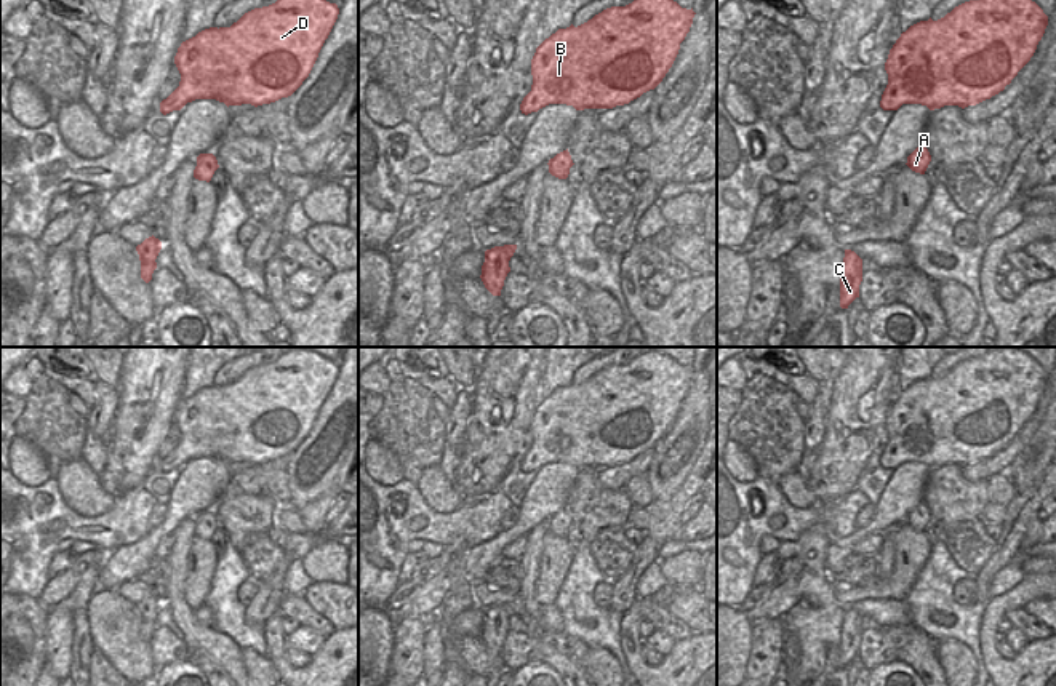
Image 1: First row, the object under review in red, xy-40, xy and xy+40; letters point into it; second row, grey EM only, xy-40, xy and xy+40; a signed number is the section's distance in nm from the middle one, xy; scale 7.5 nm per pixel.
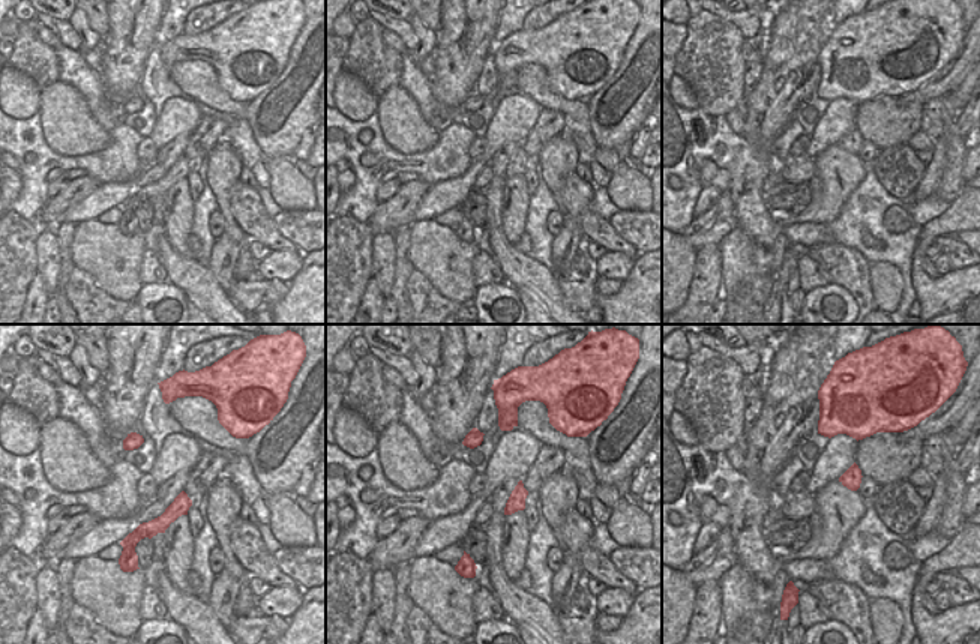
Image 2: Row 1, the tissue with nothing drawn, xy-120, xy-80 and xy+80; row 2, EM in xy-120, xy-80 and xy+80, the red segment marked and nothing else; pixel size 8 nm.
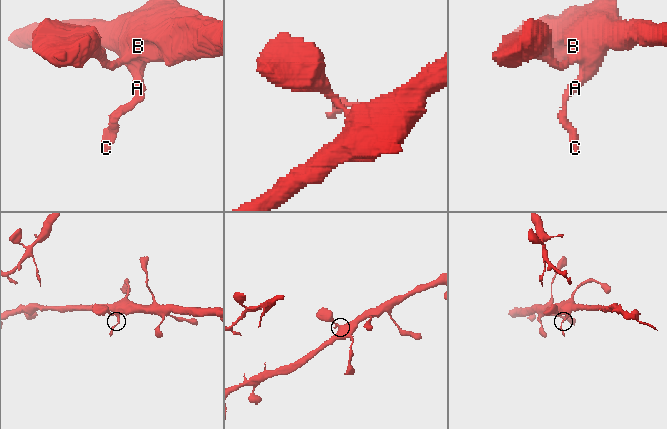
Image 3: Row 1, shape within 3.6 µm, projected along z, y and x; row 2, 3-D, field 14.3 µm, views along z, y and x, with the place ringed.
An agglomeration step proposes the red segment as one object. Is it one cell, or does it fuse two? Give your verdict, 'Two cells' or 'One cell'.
One cell

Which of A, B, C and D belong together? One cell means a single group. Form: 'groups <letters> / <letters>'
groups A B C D

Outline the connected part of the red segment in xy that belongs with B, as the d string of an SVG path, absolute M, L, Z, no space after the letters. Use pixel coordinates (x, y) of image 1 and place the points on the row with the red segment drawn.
M634 0L606 8L578 27L558 29L536 48L533 85L520 104L522 114L549 104L566 104L576 110L613 109L654 90L672 67L694 14L693 8L682 8L674 0Z

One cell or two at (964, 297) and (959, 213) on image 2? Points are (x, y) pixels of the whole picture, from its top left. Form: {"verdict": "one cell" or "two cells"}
{"verdict": "one cell"}

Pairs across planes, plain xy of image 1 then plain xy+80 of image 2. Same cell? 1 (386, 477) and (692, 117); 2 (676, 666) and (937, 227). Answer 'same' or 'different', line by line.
1: different
2: same

